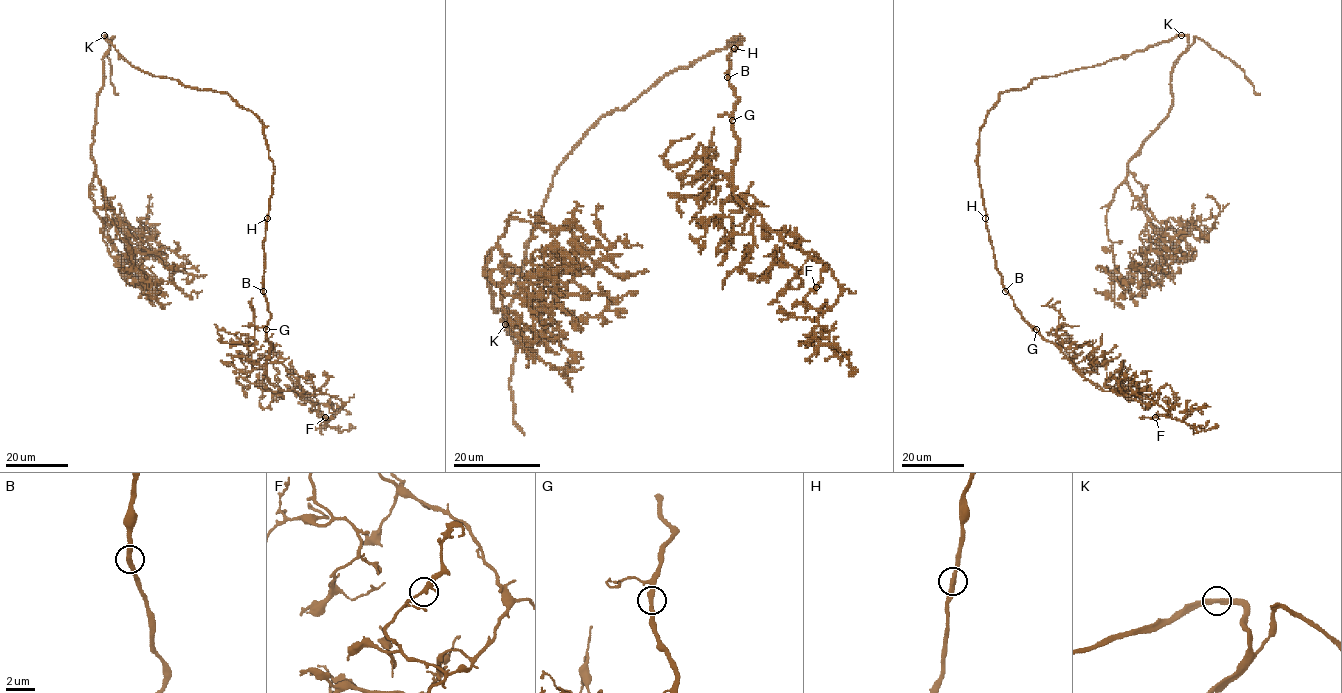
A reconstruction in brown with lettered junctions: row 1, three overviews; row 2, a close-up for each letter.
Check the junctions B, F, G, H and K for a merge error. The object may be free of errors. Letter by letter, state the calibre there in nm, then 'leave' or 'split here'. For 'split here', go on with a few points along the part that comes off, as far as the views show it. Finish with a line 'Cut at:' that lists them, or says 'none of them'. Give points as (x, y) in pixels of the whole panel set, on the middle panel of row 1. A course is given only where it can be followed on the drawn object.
B: 280 nm | leave
F: 280 nm | leave
G: 300 nm | leave
H: 280 nm | leave
K: 280 nm | leave
Cut at: none of them

